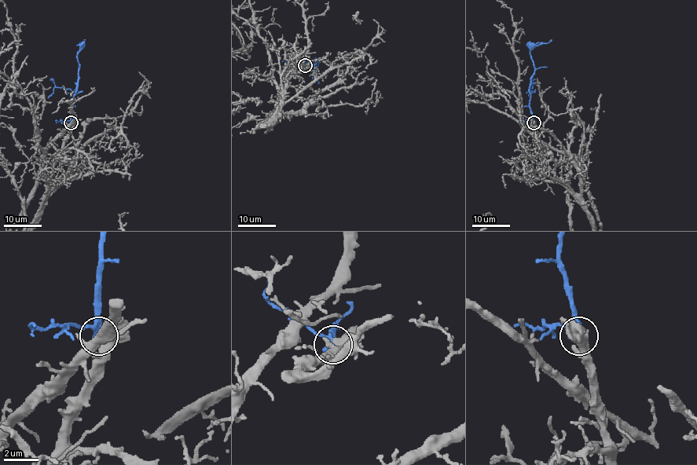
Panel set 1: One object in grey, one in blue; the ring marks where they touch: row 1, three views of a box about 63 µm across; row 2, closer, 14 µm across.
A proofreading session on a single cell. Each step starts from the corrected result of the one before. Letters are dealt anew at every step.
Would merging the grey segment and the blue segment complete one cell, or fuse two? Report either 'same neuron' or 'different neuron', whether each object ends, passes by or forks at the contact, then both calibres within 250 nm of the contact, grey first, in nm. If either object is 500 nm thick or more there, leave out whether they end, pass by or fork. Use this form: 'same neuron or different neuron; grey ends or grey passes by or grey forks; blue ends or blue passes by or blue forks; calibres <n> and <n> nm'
different neuron; grey passes by; blue passes by; calibres 480 and 380 nm

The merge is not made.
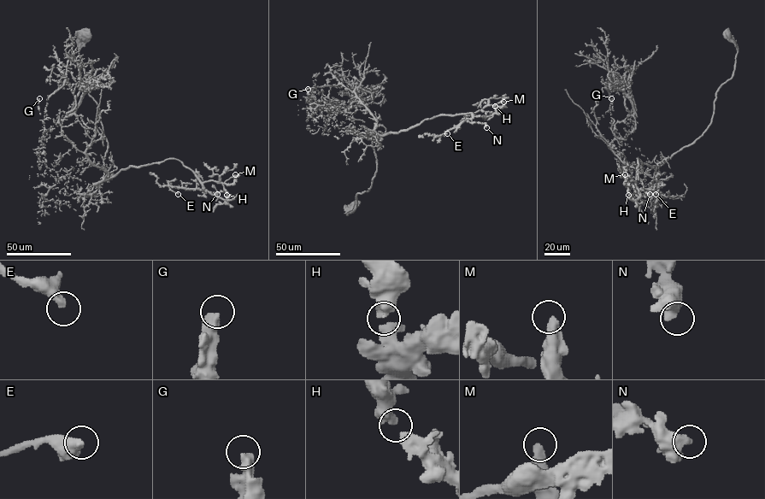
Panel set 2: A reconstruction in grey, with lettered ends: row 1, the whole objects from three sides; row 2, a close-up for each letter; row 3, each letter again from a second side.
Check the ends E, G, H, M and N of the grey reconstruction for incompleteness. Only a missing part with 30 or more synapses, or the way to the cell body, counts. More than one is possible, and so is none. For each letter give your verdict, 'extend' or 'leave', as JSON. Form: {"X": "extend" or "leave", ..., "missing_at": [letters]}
{"E": "leave", "G": "extend", "H": "leave", "M": "leave", "N": "leave", "missing_at": ["G"]}

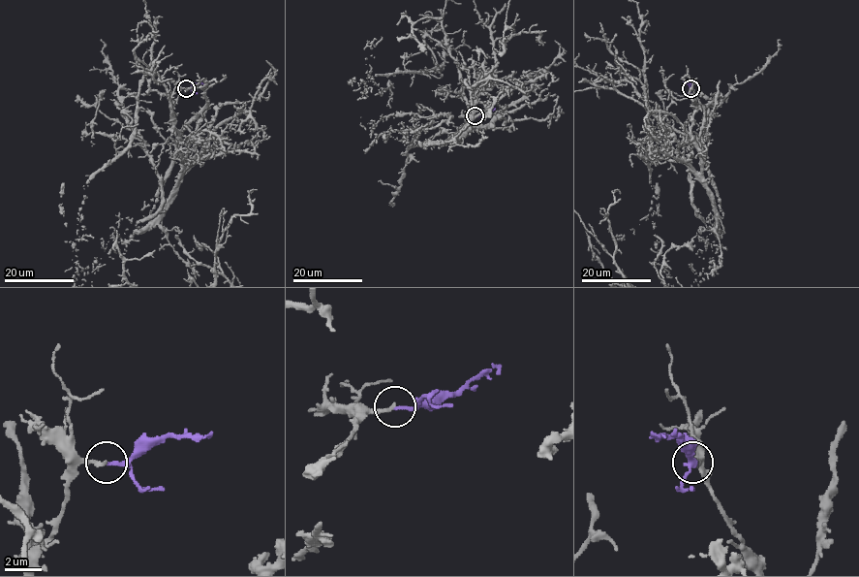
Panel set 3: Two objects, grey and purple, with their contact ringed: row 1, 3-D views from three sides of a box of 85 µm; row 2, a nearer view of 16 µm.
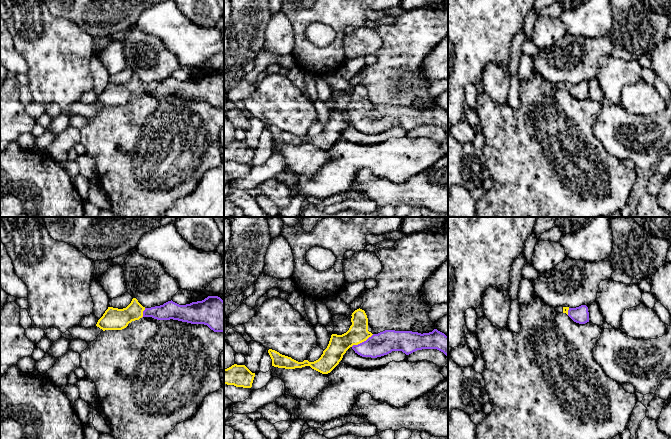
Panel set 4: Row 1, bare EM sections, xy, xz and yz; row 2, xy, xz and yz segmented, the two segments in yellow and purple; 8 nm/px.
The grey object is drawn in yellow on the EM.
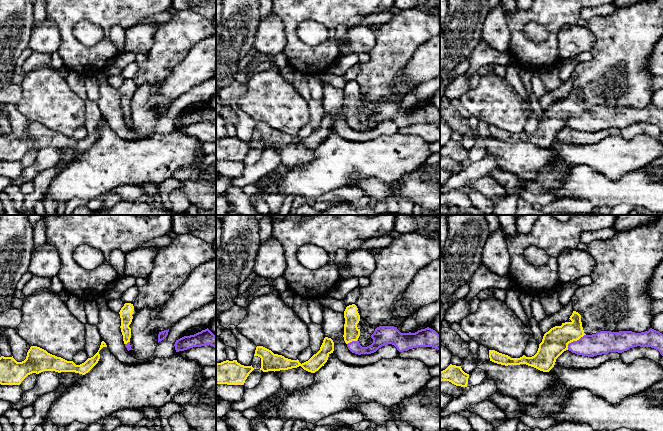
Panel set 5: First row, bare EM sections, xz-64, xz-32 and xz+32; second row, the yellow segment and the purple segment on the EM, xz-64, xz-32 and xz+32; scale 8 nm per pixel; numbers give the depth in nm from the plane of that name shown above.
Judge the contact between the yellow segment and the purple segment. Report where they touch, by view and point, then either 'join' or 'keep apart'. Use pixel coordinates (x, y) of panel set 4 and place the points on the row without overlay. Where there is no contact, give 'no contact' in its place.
contact xz (362, 117); join

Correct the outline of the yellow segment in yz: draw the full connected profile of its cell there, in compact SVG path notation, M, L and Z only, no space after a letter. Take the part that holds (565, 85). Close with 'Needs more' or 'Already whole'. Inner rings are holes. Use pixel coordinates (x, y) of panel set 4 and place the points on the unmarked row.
M586 81L576 84L563 83L563 89L566 89L576 99L585 100L589 98L589 88Z. Needs more

